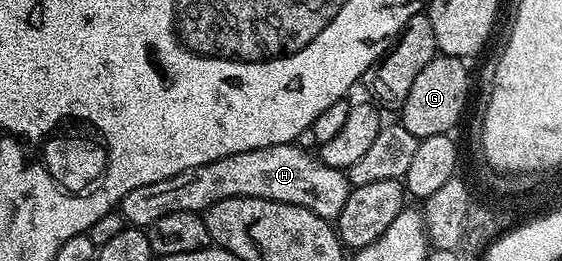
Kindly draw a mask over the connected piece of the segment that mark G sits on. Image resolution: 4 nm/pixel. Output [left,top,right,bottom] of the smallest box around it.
[400,55,470,140]

